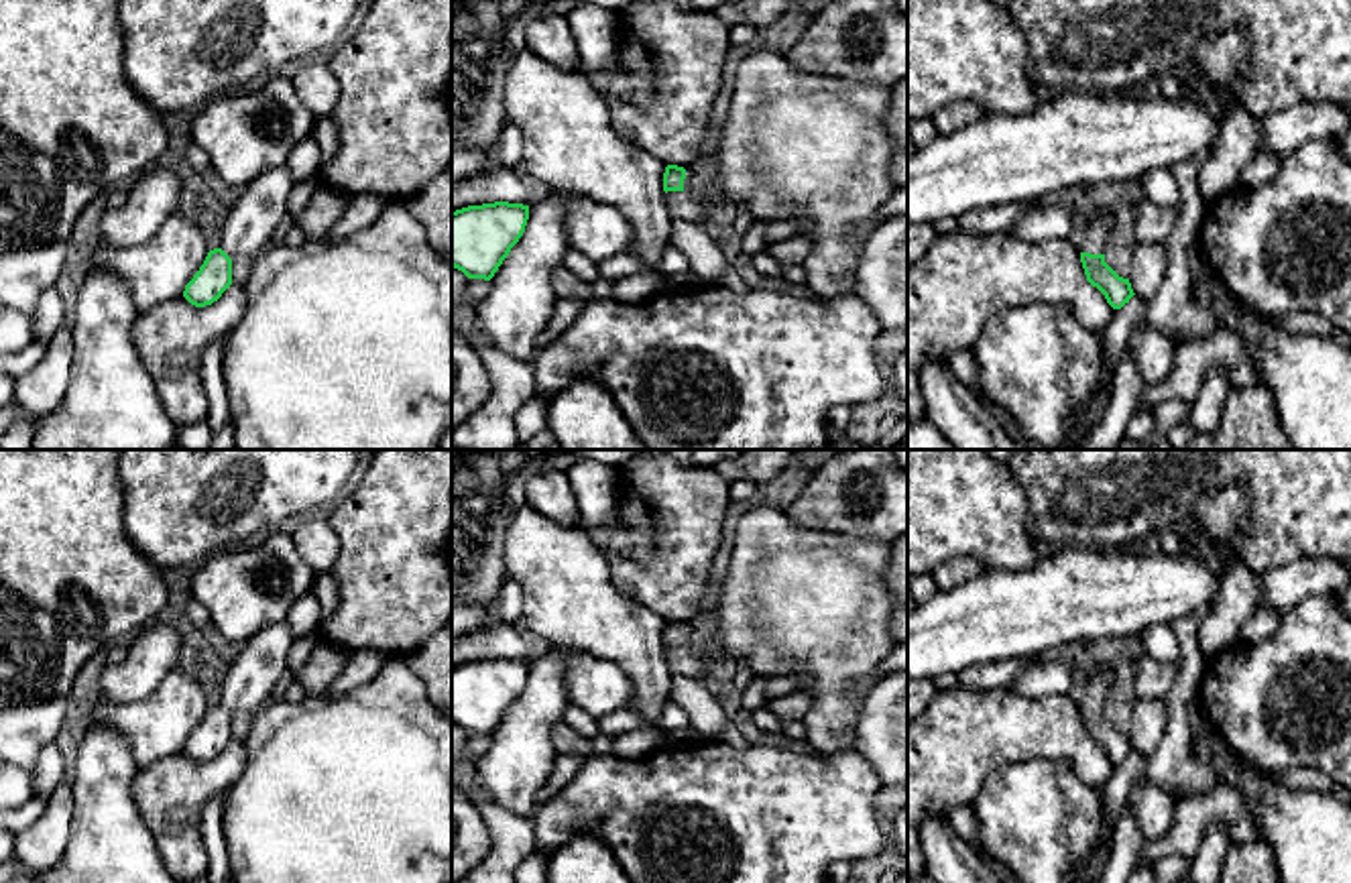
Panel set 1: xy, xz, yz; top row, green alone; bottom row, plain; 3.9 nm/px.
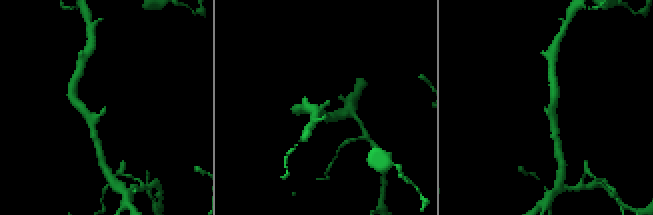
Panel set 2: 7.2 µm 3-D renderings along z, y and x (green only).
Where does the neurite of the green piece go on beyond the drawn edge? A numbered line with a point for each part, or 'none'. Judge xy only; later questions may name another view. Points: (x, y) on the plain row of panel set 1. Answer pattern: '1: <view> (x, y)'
1: xy (251, 678)

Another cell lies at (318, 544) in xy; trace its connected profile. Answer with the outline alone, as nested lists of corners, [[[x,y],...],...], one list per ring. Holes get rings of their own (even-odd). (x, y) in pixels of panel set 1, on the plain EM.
[[[326,511],[305,515],[291,533],[291,539],[299,555],[315,574],[332,570],[342,545],[338,533],[326,517]]]

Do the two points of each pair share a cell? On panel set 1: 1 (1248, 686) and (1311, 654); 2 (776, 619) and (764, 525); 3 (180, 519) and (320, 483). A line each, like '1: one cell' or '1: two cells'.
1: one cell
2: one cell
3: one cell

